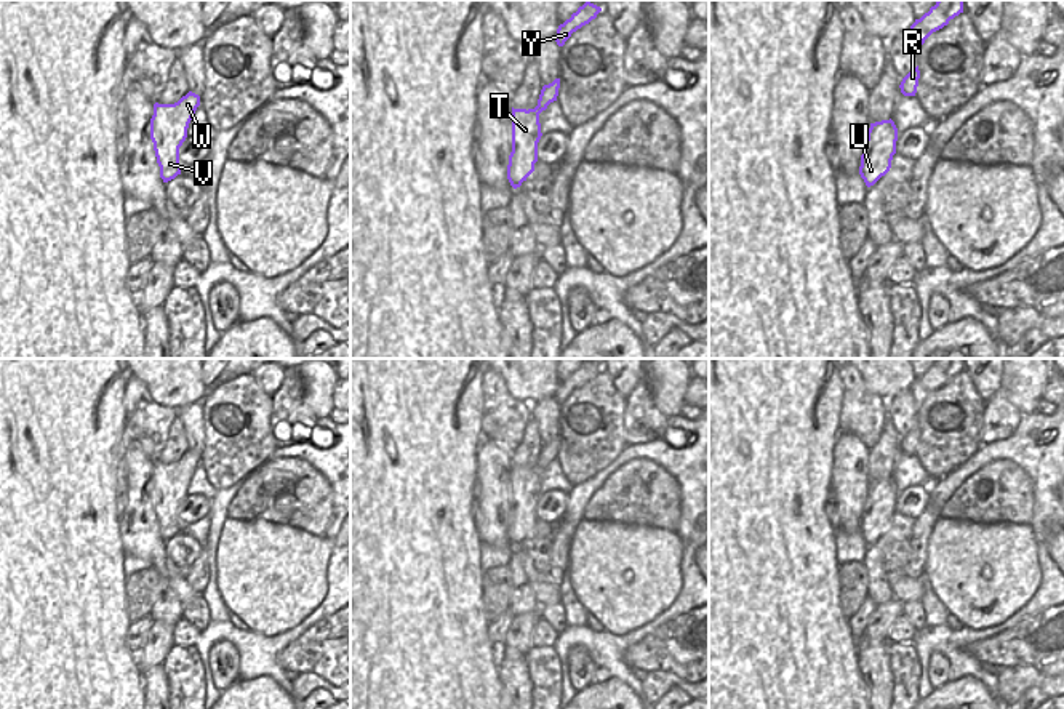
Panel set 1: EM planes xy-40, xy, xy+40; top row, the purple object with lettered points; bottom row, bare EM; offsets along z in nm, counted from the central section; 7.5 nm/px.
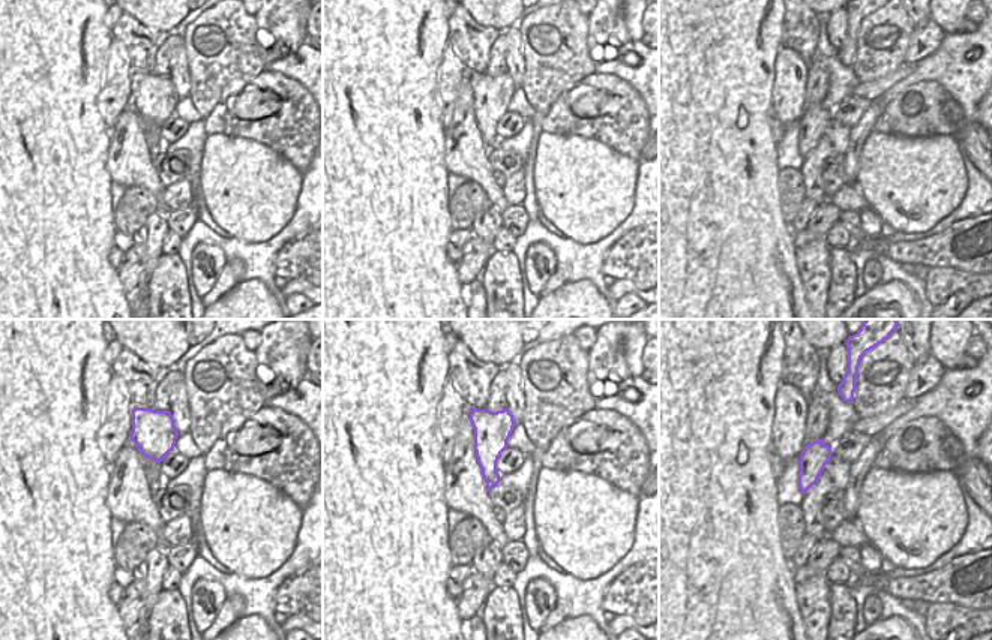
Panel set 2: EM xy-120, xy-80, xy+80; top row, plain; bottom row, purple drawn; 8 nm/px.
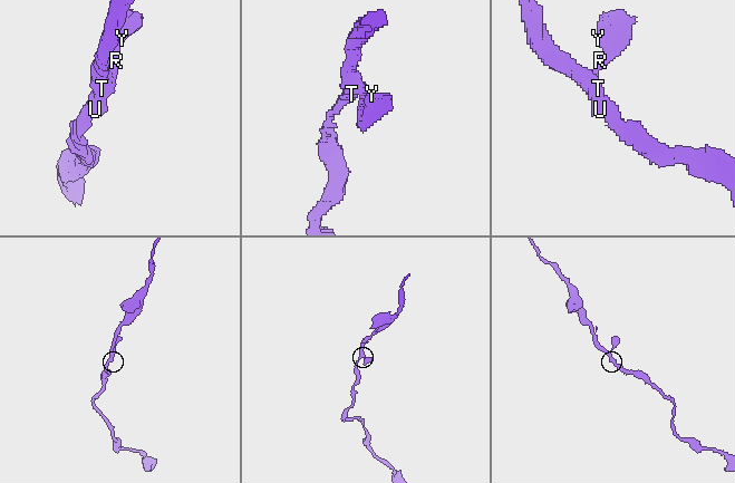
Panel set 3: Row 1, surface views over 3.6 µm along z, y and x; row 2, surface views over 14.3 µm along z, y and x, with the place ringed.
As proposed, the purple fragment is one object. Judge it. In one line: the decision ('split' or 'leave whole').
leave whole

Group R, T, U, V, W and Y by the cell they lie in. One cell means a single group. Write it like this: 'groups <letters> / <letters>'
groups R T U V W Y

